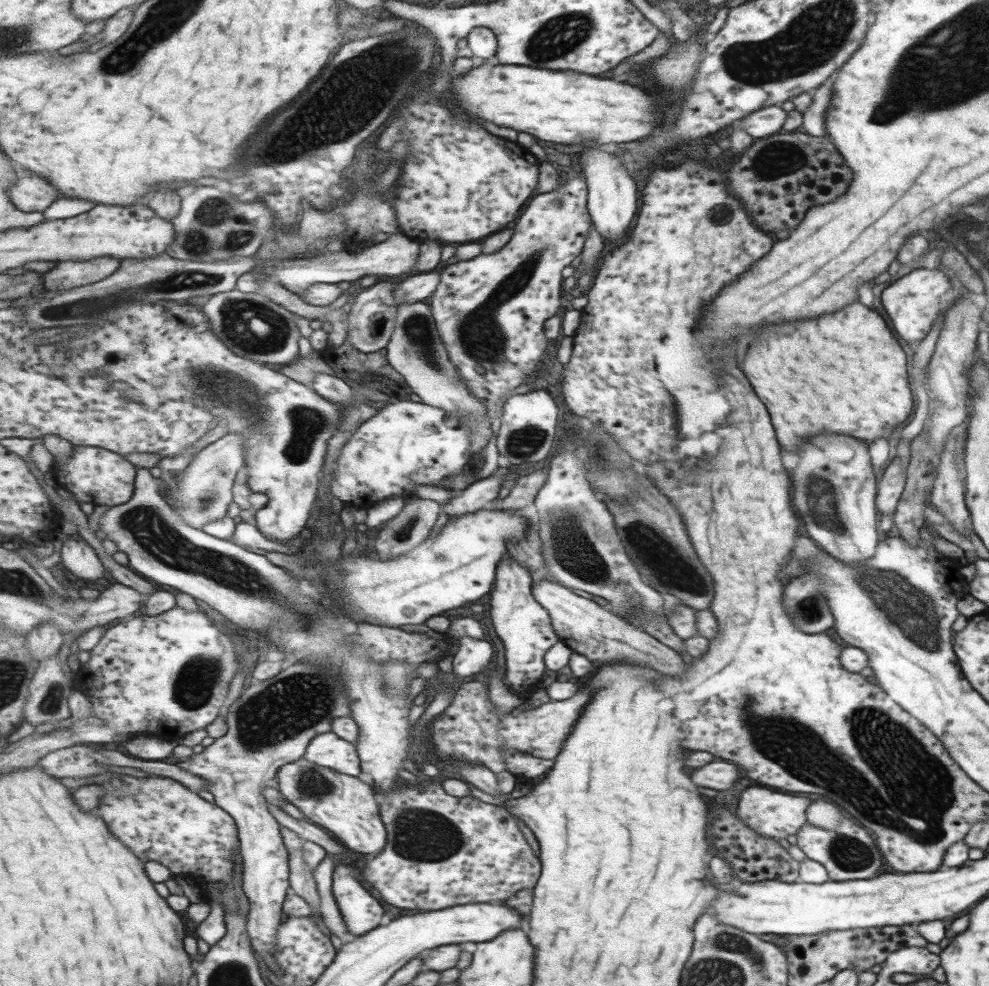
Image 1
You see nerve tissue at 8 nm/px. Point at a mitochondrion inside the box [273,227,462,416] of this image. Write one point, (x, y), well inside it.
(417, 332)

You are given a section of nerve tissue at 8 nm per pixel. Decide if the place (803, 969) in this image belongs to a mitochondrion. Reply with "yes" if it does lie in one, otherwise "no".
no

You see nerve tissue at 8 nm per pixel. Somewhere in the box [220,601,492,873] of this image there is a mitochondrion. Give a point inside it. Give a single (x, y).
(279, 712)

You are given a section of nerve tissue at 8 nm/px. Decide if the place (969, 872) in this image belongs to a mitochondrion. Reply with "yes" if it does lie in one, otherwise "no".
no

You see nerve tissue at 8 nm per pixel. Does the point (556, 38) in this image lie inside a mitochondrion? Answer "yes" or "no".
yes

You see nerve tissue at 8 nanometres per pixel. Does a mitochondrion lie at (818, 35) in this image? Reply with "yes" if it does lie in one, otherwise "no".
yes

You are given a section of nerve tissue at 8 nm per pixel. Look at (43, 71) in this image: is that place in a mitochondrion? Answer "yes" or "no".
no

